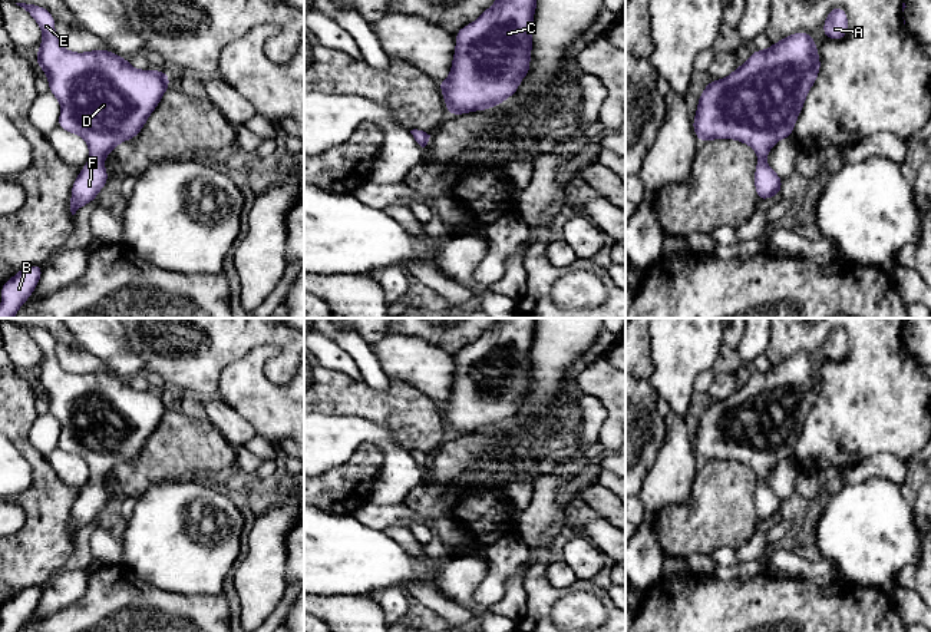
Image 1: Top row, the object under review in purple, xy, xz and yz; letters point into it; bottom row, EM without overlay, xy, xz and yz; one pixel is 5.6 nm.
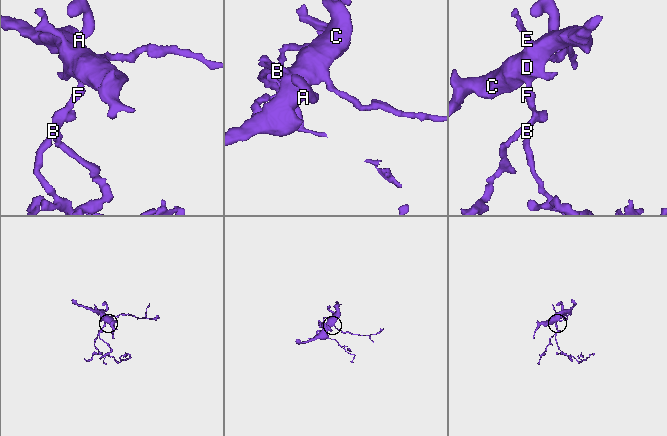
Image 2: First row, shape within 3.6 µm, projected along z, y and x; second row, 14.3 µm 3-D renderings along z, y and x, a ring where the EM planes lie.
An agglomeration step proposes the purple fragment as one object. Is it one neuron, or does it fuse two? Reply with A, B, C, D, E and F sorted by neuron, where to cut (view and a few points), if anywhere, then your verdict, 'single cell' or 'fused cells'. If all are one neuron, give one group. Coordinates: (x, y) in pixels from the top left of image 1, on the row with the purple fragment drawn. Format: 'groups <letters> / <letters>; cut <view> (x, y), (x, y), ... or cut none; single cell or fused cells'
groups A B C D E F; cut none; single cell

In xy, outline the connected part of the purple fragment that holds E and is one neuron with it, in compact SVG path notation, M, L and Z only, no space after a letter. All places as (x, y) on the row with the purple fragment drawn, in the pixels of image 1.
M26 3L16 4L23 7L43 32L36 60L46 73L49 92L62 106L57 128L82 136L89 146L90 159L80 169L72 186L70 212L75 215L83 205L96 199L99 191L109 181L103 166L105 158L116 145L141 133L171 83L169 73L153 69L136 70L129 60L106 49L86 53L69 52L60 44L55 30L55 17L47 9Z

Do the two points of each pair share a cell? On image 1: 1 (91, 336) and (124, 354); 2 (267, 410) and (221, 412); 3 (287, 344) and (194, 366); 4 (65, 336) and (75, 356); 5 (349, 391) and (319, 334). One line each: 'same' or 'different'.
1: same
2: different
3: same
4: different
5: different

